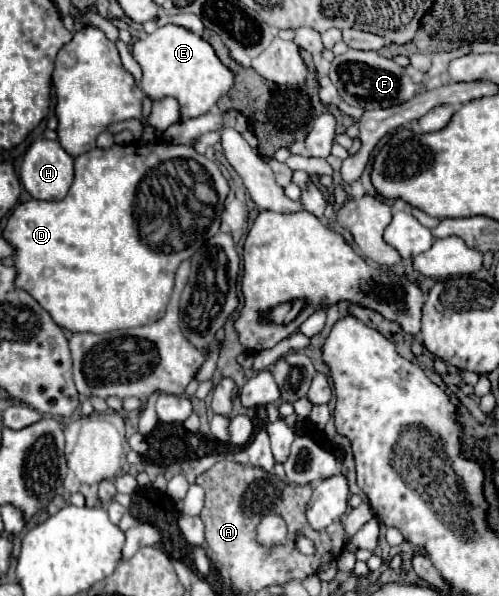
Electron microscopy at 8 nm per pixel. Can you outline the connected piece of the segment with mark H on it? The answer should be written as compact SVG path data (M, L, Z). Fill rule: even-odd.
M37 139L35 143L31 143L31 147L25 153L19 177L21 177L27 193L33 199L61 201L61 199L65 199L65 195L73 183L73 157L59 145L59 141Z

